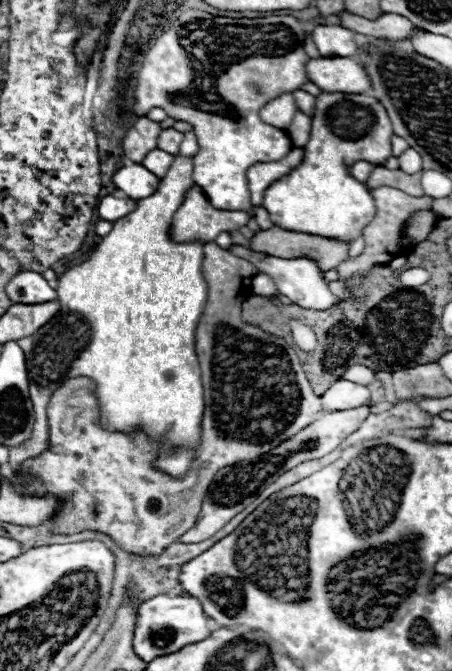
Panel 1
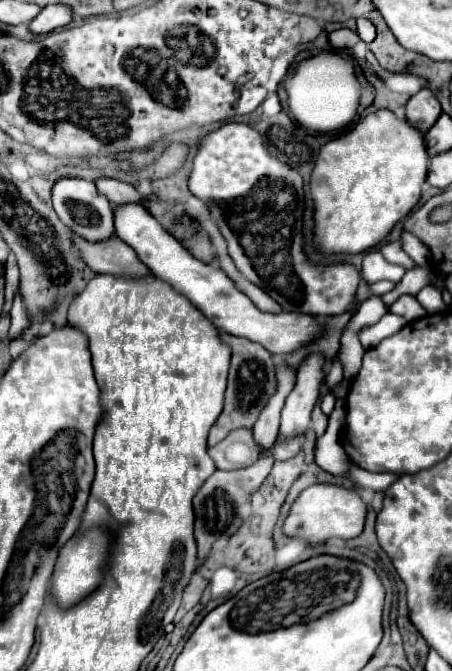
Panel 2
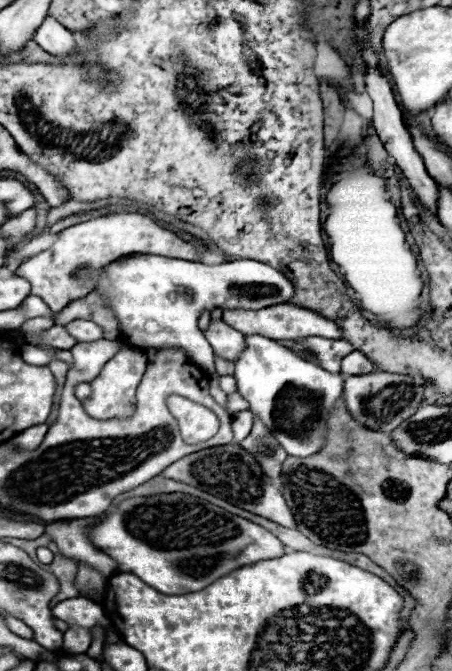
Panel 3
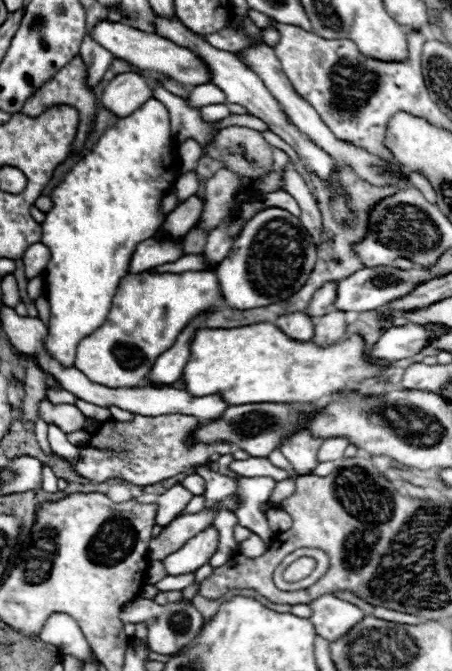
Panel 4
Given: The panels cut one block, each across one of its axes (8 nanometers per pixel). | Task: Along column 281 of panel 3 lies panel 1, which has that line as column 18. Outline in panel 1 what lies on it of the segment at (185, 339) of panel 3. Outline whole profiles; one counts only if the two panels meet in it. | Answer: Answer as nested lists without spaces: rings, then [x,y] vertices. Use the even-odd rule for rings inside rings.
[[[18,272],[6,284],[6,296],[16,304],[40,304],[40,300],[56,300],[56,290],[38,272]]]

